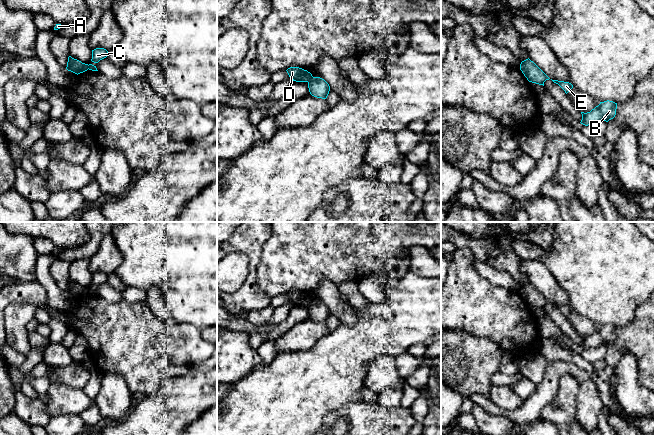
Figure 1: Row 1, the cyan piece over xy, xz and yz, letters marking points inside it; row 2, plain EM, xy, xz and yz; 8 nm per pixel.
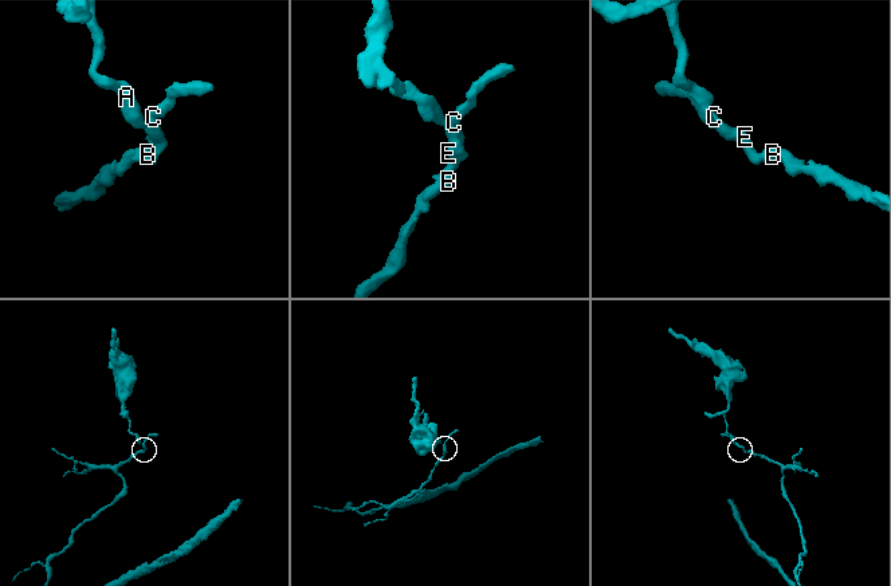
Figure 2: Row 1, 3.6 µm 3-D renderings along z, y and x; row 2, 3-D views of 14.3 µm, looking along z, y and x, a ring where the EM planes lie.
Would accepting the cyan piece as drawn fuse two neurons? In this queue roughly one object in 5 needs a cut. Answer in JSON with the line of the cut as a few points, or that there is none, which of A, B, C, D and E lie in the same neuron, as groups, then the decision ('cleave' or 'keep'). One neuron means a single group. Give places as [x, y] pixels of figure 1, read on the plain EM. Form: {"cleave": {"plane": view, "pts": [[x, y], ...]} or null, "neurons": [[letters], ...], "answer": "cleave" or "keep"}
{"cleave": {"plane": "xz", "pts": [[312, 300], [308, 306]]}, "neurons": [["A", "D"], ["B", "C", "E"]], "answer": "cleave"}

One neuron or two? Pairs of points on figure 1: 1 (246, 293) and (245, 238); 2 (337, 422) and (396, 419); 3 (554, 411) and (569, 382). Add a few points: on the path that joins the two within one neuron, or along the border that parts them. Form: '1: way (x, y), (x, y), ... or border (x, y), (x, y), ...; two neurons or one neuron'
1: way (251, 279), (253, 252); one neuron
2: way (352, 422), (381, 422); one neuron
3: way (558, 404), (566, 396), (567, 389); one neuron

